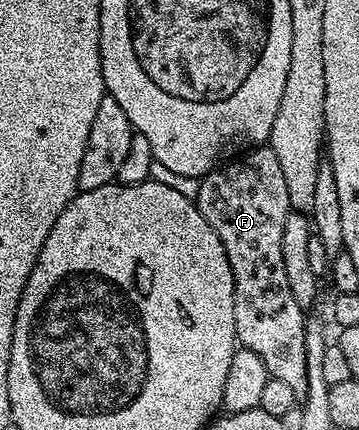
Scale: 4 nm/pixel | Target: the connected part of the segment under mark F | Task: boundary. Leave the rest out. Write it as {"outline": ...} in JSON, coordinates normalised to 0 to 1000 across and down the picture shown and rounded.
{"outline":[[[733,337],[621,377],[563,409],[546,470],[568,514],[579,514],[602,551],[613,551],[624,588],[635,588],[635,616],[652,647],[646,737],[657,756],[655,791],[682,814],[713,821],[724,840],[735,840],[735,858],[747,858],[755,881],[794,886],[799,895],[813,895],[813,914],[850,921],[858,905],[855,726],[825,709],[825,695],[802,672],[802,644],[791,635],[780,549],[791,542],[791,514],[813,484],[802,430],[791,430],[791,393],[780,393],[769,356],[749,337]]]}

